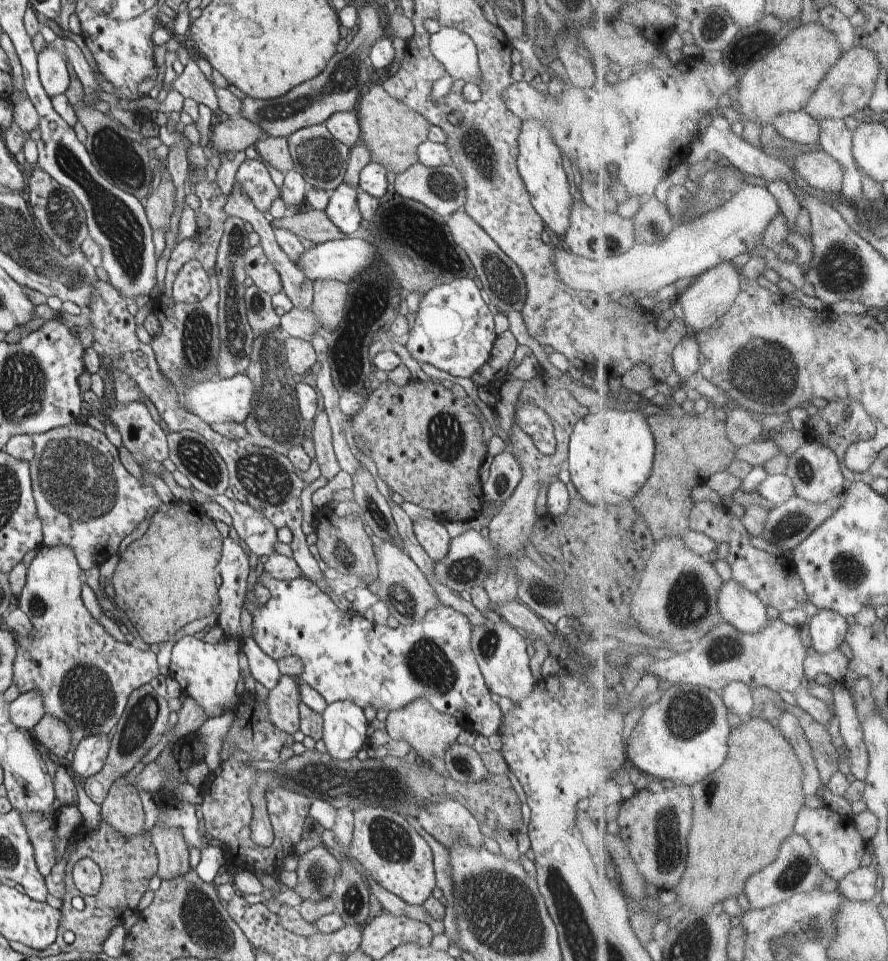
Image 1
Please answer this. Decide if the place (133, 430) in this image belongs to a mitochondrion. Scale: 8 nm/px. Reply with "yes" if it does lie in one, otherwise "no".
yes

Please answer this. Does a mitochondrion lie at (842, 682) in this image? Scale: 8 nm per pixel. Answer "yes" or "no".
no

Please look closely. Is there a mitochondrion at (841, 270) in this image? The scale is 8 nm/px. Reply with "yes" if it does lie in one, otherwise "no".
yes

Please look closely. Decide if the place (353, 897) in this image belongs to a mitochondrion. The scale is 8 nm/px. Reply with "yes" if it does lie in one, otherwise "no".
yes

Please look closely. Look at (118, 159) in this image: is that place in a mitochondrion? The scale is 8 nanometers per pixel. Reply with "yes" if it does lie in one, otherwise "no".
yes

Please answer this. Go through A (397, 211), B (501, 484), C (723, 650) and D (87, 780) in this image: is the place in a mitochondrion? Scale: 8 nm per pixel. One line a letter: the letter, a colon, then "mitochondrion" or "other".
A: other
B: mitochondrion
C: mitochondrion
D: other

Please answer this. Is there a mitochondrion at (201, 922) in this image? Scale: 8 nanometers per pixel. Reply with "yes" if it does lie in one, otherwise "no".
yes

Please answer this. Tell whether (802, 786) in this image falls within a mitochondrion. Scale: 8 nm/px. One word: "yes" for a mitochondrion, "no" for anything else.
no

